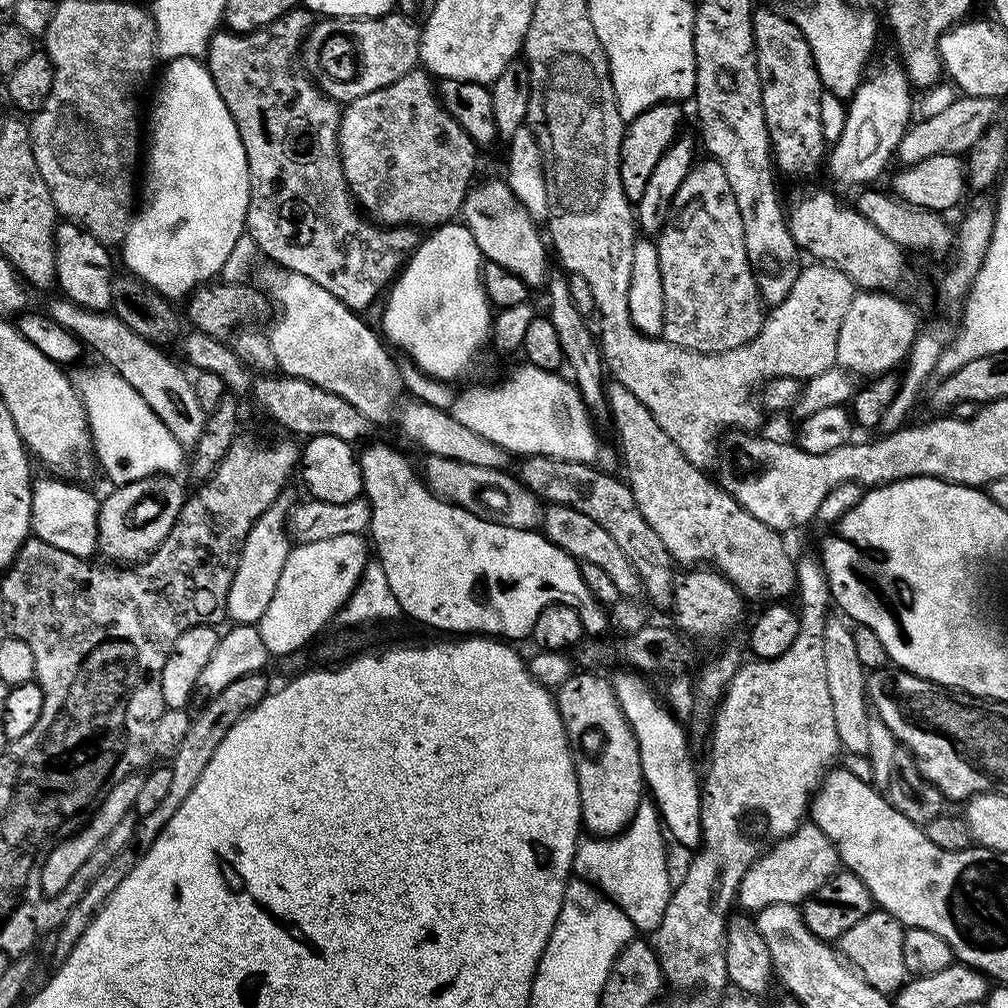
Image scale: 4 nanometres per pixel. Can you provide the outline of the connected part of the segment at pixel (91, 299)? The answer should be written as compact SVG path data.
M60 222L56 226L56 284L63 295L91 312L106 312L112 307L111 284L114 277L109 245L98 242L82 226Z

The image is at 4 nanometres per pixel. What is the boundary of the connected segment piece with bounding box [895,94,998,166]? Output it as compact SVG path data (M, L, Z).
M957 95L956 100L950 102L950 106L946 106L946 110L938 110L938 114L917 119L909 127L896 147L895 159L901 160L899 163L907 166L922 162L926 158L934 158L938 154L966 154L997 119L996 106L997 101L990 97Z

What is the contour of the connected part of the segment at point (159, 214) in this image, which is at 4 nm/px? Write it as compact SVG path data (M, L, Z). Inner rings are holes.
M178 58L169 60L163 65L159 73L160 85L156 88L156 97L152 100L152 113L146 116L146 164L148 160L148 173L143 173L142 188L148 191L148 201L139 205L138 211L132 217L132 225L122 245L124 251L123 266L145 286L161 293L172 302L183 301L192 289L209 283L213 278L219 277L224 271L226 258L230 258L230 250L234 250L234 242L245 235L248 222L248 199L250 186L248 185L248 163L246 150L242 150L242 138L238 134L238 126L234 126L234 118L230 118L230 110L226 110L226 102L222 102L222 94L218 94L218 86L214 86L214 78L208 72L208 65L203 59Z

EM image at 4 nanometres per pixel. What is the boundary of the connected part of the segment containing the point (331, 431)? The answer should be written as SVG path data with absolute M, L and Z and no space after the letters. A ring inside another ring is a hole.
M189 331L189 336L179 341L178 347L184 351L184 356L193 364L193 369L202 372L213 372L224 380L227 391L237 394L248 392L252 388L252 396L285 428L285 433L295 434L300 438L310 436L333 436L349 442L357 442L374 428L373 421L369 420L364 412L360 412L346 398L333 392L322 390L322 386L314 386L297 376L283 374L260 374L255 377L247 364L242 363L238 354L221 337L211 336L205 332Z

